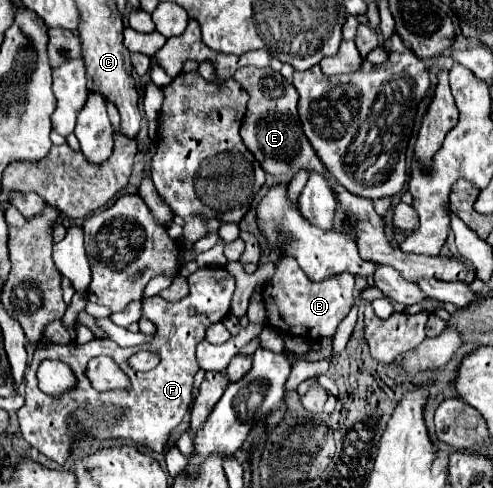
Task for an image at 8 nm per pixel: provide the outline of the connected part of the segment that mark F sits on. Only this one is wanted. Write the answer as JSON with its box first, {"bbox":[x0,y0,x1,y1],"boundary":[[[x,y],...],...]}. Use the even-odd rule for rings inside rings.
{"bbox":[17,269,235,465],"boundary":[[[197,269],[193,275],[189,275],[189,285],[191,293],[177,303],[163,301],[161,297],[143,301],[143,315],[157,327],[155,338],[149,343],[121,349],[111,339],[93,339],[85,345],[53,343],[45,349],[37,349],[25,371],[25,405],[17,411],[25,441],[49,459],[63,465],[71,455],[71,423],[75,421],[77,425],[85,425],[87,437],[129,439],[137,445],[145,445],[157,453],[163,453],[173,429],[181,423],[193,403],[193,375],[199,371],[195,349],[205,339],[205,329],[221,321],[229,313],[229,303],[235,291],[235,277],[227,269]],[[139,349],[159,351],[161,363],[151,373],[139,373],[127,365],[127,359]],[[99,355],[109,355],[127,373],[131,389],[101,393],[91,387],[85,375],[85,367],[89,359]],[[43,359],[59,359],[73,367],[77,375],[77,387],[71,393],[63,395],[63,399],[49,399],[37,387],[35,373]]]}

